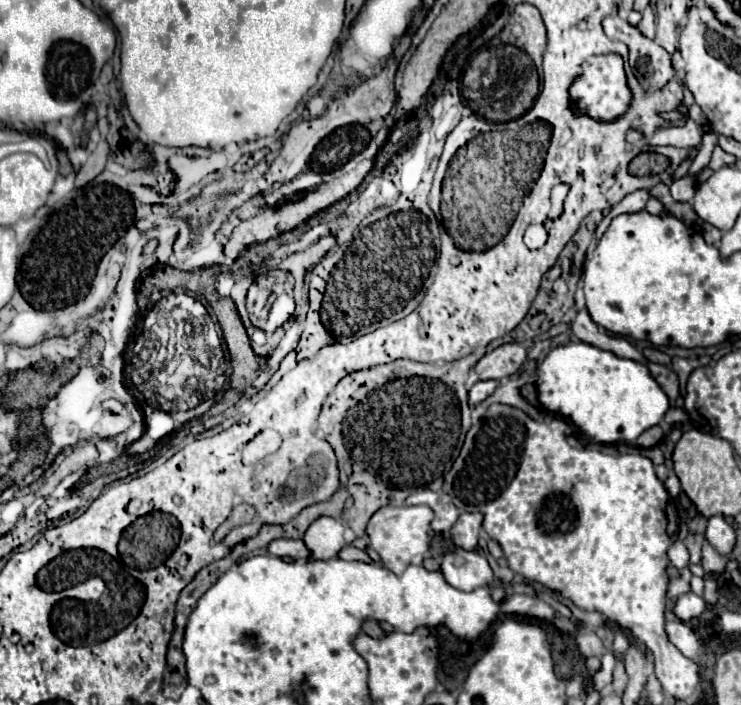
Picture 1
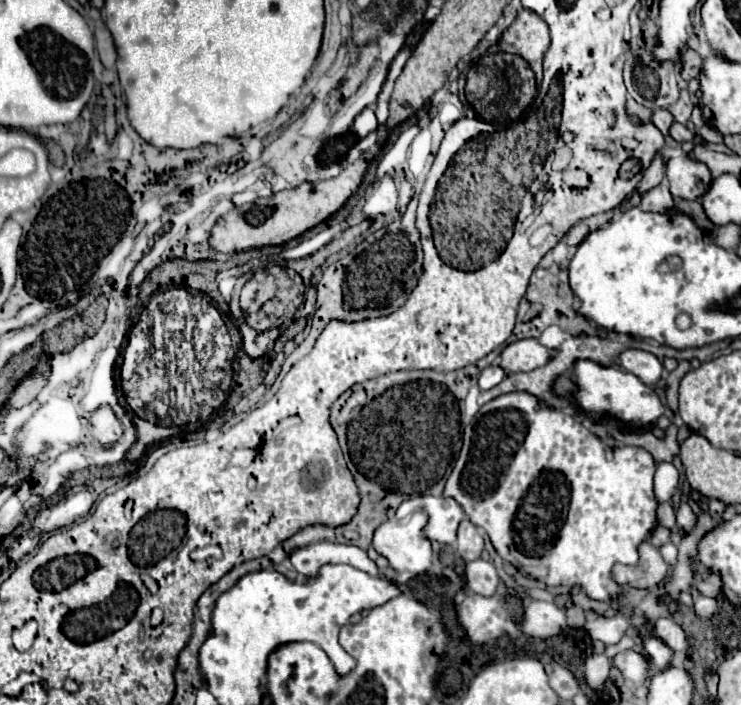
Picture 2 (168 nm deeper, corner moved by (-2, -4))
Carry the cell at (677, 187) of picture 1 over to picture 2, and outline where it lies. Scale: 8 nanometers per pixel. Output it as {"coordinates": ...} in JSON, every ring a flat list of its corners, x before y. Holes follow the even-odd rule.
{"coordinates":[[680,143,682,155,670,157,666,163,666,179,670,183,670,193,680,199,700,199,712,183,710,169,692,157,696,143]]}

